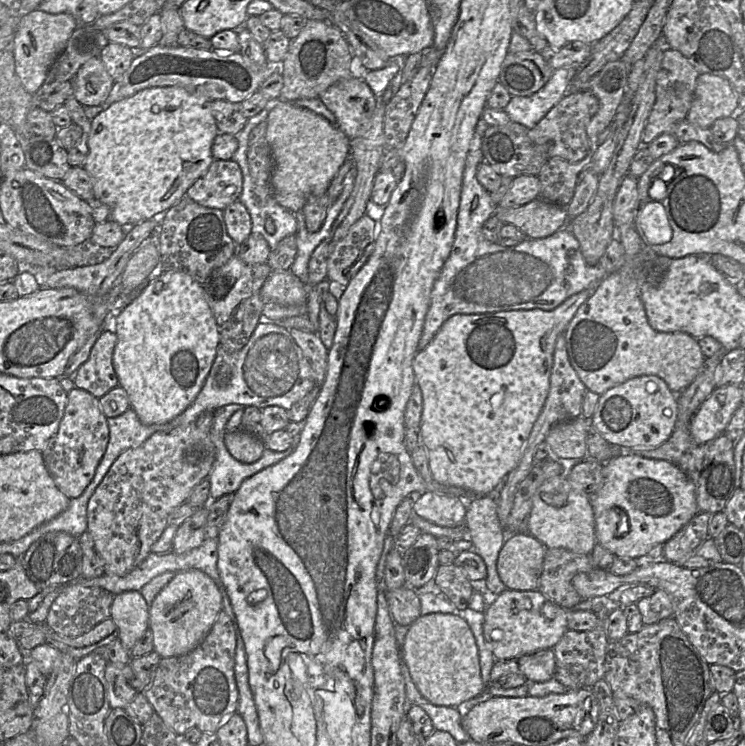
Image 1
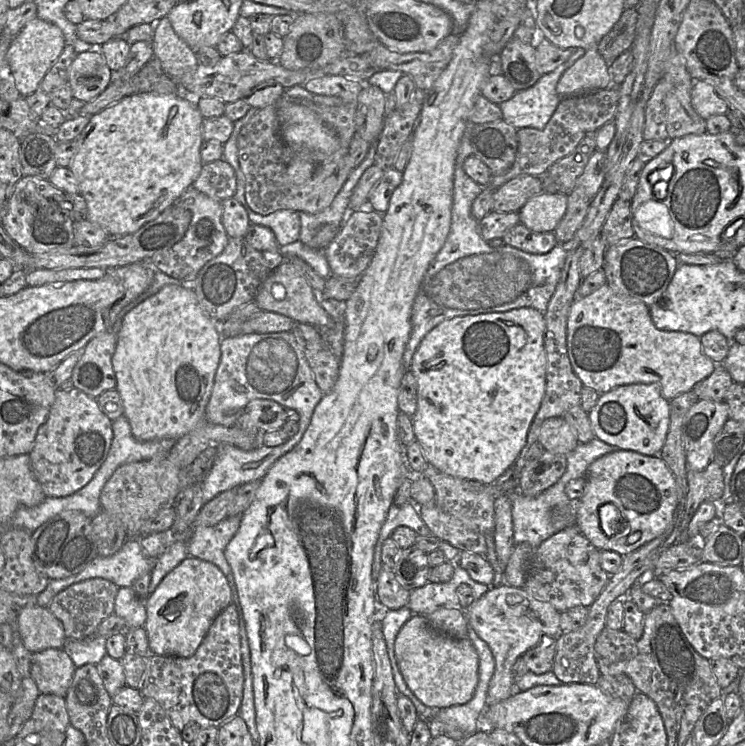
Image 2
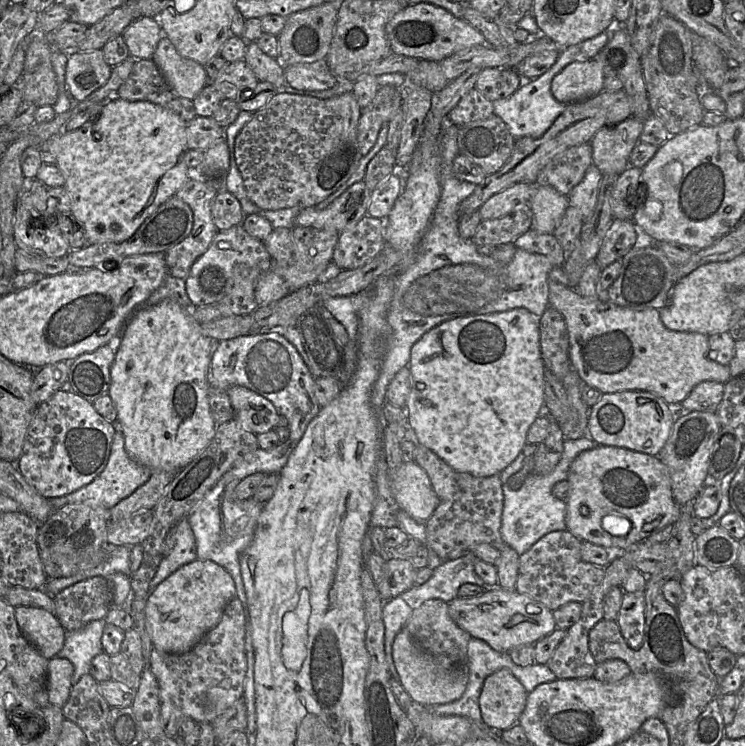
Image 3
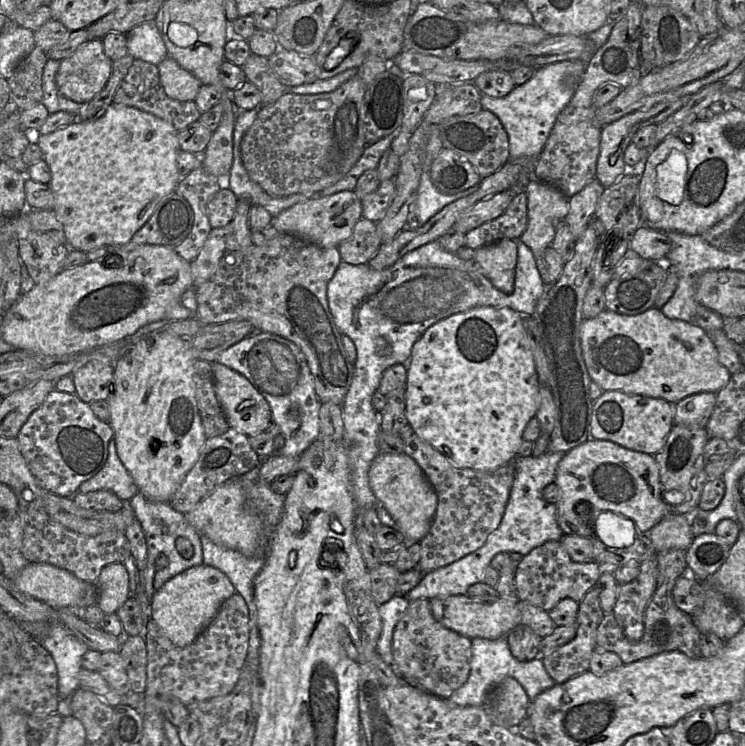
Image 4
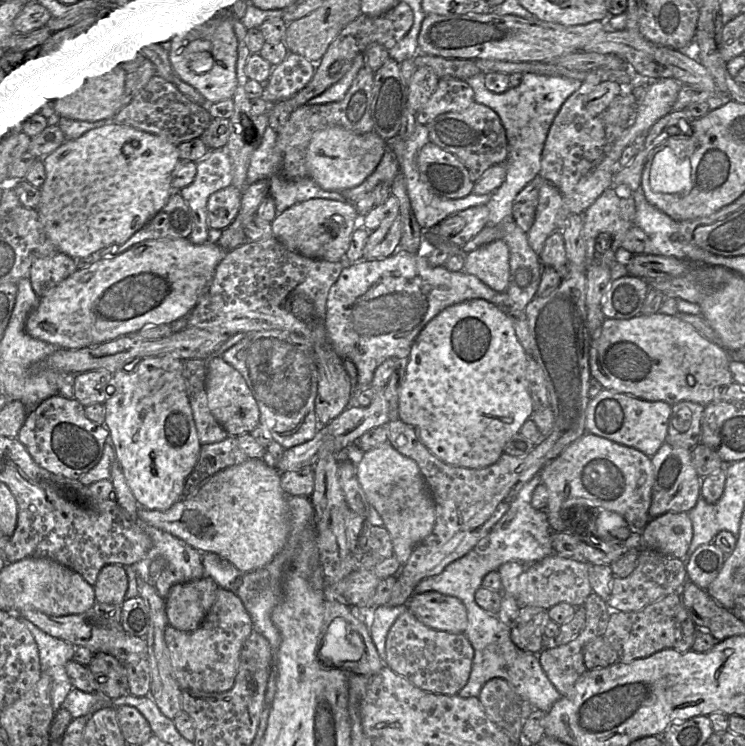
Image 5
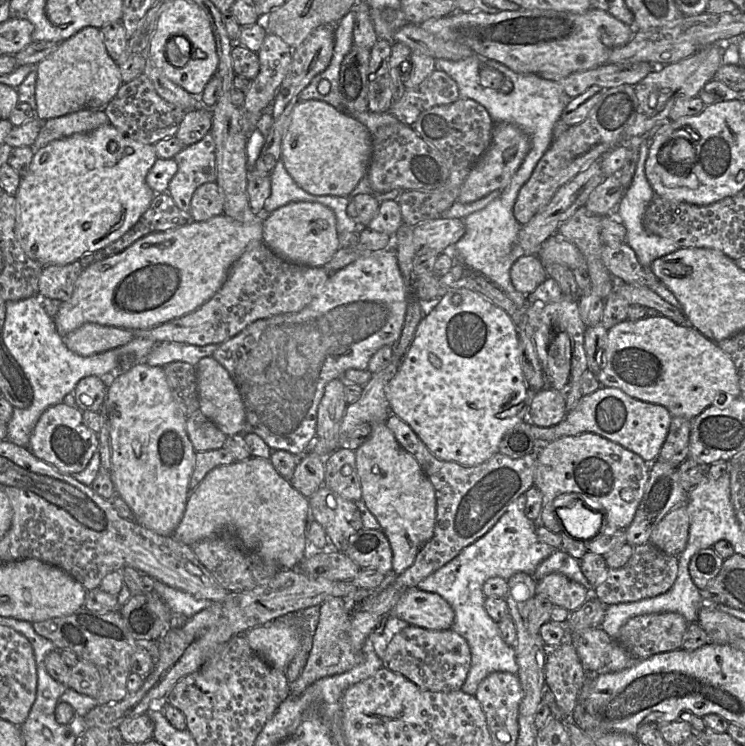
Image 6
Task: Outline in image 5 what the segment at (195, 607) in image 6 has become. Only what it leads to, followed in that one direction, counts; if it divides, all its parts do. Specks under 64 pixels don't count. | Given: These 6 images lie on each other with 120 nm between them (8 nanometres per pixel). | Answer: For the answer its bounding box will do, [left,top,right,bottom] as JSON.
[134,518,206,600]

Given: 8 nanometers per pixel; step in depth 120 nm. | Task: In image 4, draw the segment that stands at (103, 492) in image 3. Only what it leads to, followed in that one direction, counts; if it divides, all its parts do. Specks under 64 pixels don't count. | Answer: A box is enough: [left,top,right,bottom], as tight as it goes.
[77,438,140,501]

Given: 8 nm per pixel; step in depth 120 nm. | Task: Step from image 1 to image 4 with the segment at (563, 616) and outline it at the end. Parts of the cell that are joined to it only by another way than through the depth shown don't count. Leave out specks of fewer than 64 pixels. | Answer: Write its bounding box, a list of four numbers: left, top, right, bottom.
[430,595,556,729]

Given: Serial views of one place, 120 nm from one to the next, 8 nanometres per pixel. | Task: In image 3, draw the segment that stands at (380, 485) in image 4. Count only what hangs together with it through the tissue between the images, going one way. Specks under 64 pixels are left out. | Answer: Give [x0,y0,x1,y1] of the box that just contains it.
[389,462,438,523]

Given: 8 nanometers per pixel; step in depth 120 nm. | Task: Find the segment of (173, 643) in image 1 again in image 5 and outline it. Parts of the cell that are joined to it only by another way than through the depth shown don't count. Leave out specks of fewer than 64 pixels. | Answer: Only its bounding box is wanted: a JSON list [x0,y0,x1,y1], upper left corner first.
[164,576,218,631]

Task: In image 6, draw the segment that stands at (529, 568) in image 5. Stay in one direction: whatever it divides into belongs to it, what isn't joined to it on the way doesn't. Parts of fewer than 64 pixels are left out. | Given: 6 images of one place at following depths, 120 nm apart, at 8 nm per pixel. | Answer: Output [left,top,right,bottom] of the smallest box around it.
[536,573,592,612]

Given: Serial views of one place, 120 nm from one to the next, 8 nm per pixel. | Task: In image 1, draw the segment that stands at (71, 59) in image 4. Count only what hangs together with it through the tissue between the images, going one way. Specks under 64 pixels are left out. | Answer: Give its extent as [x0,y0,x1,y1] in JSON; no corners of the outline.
[73,56,113,106]

